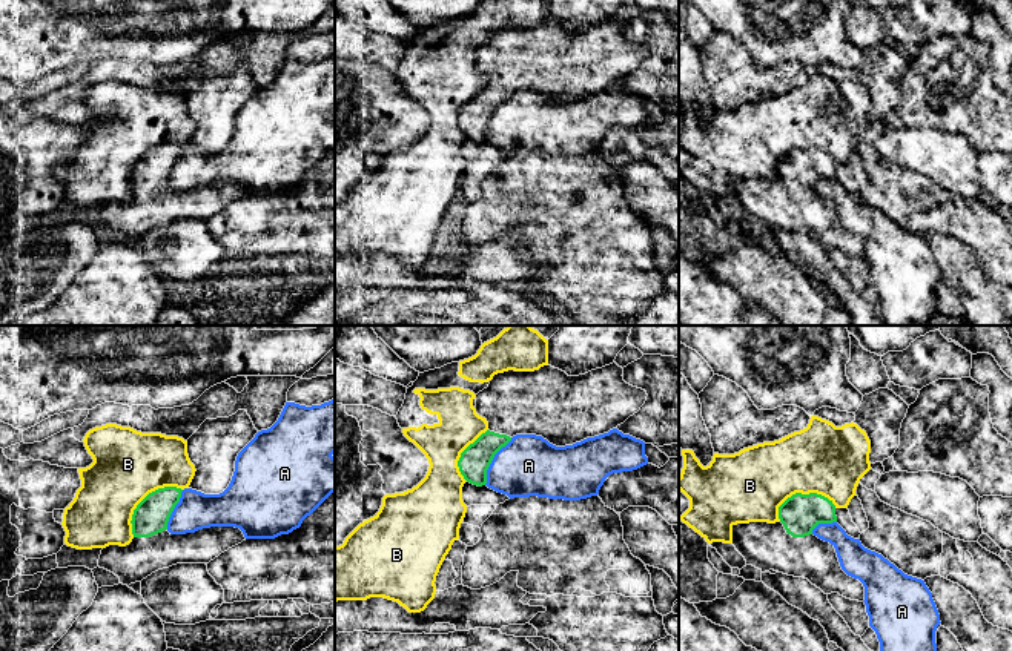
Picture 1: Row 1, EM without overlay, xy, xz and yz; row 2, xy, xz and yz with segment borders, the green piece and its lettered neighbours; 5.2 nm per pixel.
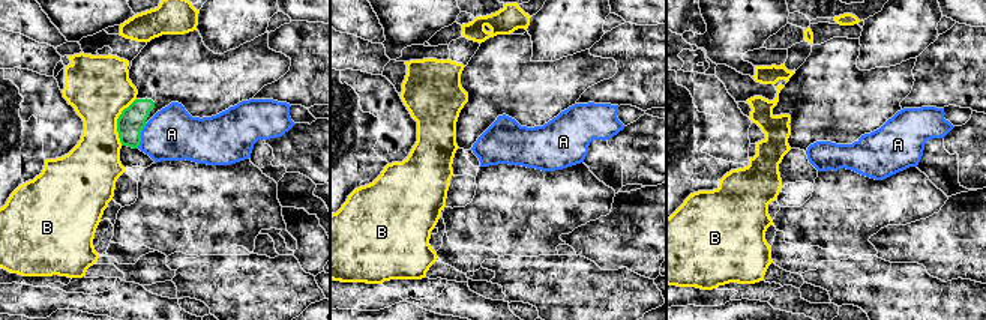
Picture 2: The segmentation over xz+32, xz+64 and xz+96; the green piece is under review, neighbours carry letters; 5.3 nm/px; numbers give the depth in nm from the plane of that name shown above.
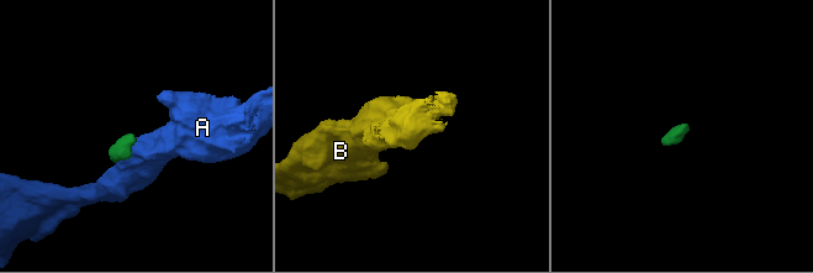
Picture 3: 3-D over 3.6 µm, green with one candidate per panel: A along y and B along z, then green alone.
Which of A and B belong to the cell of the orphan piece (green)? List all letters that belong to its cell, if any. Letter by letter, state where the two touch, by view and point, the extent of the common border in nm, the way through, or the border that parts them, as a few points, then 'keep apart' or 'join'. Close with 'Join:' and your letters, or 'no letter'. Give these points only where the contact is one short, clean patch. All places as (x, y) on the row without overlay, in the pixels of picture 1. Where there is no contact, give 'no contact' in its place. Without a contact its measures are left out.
A: contact xz (492, 115); length 280 nm; border xz (512, 94), (495, 111), (484, 140); keep apart
B: contact xy (143, 155); length 360 nm; keep apart
Join: no letter

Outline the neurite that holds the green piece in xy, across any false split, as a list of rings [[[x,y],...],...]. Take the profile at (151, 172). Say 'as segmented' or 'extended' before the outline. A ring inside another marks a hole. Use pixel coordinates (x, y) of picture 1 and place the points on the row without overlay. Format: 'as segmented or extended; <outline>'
extended; [[[164,143],[149,149],[134,166],[129,201],[101,206],[98,223],[120,233],[120,240],[141,238],[152,229],[177,220],[209,220],[246,197],[235,183],[210,183],[195,189],[170,190],[169,173],[180,158],[181,144]]]

